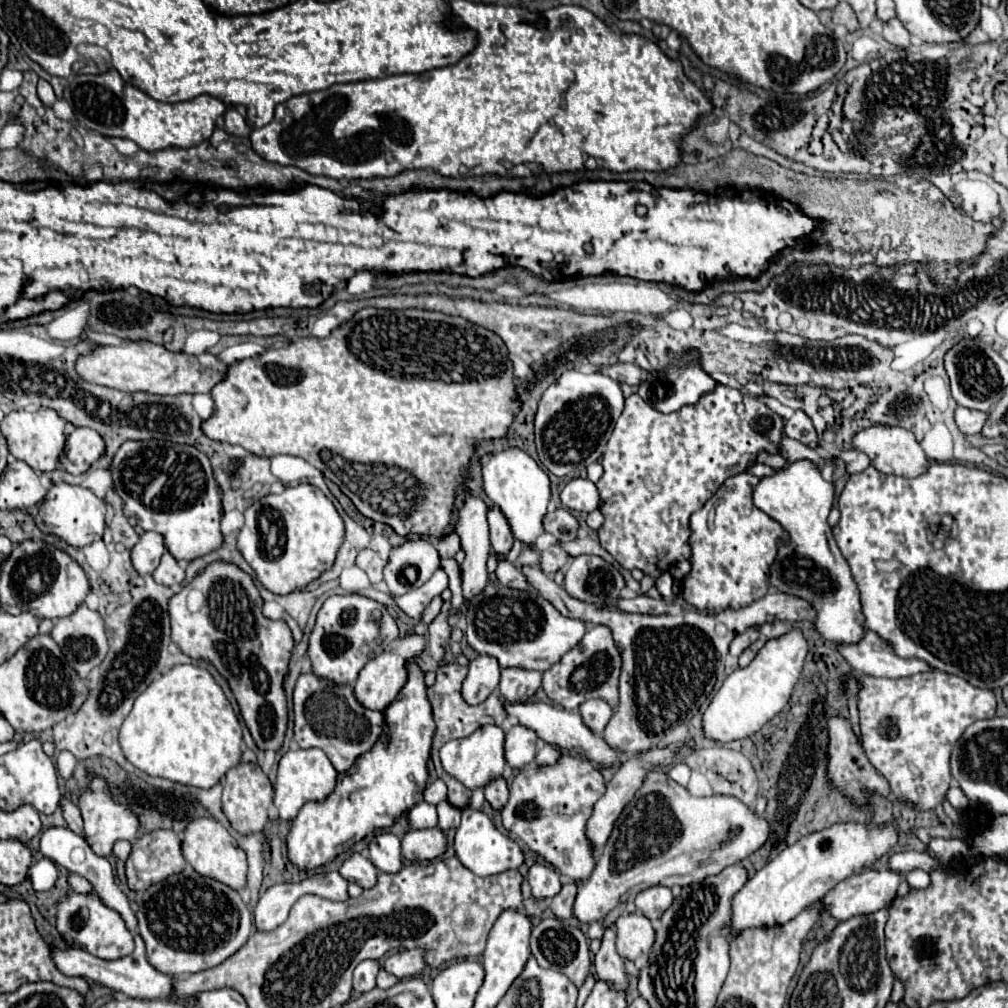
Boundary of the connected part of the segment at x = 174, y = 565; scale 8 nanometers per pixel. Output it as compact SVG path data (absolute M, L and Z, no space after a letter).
M166 551L164 555L162 555L162 559L160 559L160 565L154 569L154 573L152 573L152 577L154 577L154 581L158 581L158 583L162 583L162 585L180 585L182 581L184 581L184 569L182 569L182 565Z

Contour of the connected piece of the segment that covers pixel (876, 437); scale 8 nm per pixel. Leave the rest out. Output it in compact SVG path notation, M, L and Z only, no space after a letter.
M884 423L866 427L852 437L852 445L858 451L866 453L870 457L870 463L882 473L892 473L892 475L902 475L902 477L918 477L930 465L924 451L920 449L916 437L908 429L902 429L902 427L892 427L892 425L884 425Z

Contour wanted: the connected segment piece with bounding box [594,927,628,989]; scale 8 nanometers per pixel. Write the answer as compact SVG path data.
M604 927L600 951L594 955L594 971L596 971L598 979L610 981L616 989L626 989L628 977L626 977L626 969L624 969L624 959L618 955L614 939L616 939L614 929Z

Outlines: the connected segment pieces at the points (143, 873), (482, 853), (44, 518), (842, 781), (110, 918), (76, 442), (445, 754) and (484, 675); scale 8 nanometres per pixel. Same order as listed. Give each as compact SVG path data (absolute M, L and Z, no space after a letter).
M152 831L142 835L136 845L132 847L132 853L126 861L126 877L128 877L128 885L130 887L140 887L140 889L148 889L150 885L174 875L174 873L182 873L182 869L186 867L186 859L182 855L182 841L174 831Z
M466 807L462 811L462 823L458 825L456 835L454 835L454 851L456 851L456 857L460 859L460 863L480 877L496 875L496 873L502 873L508 869L518 869L524 863L524 853L522 853L520 845L516 841L512 841L510 837L502 835L492 825L492 821L486 813L472 809L472 807Z
M56 483L48 489L46 497L38 505L36 525L44 533L54 533L66 543L74 547L84 547L96 539L102 539L104 527L106 527L106 503L98 499L90 489L84 489L80 485L70 485L70 483Z
M832 717L828 719L828 733L830 733L830 745L828 745L828 779L844 793L850 795L856 803L866 803L866 795L872 791L878 791L880 795L890 795L888 781L872 767L868 757L864 755L862 747L858 745L856 735L852 733L850 721L844 717Z
M70 893L64 901L58 905L58 915L56 915L56 929L64 937L64 941L72 947L86 949L94 957L100 959L120 959L126 957L134 951L134 939L132 933L126 929L122 917L102 905L102 901L94 893Z
M76 427L66 437L66 449L60 457L60 465L72 475L80 475L88 471L88 467L94 461L98 461L102 453L104 453L102 437L90 427Z
M484 725L482 729L474 731L466 739L448 741L440 749L440 761L444 771L448 771L452 777L456 777L460 783L464 783L468 789L486 787L490 779L496 779L504 771L504 731L498 725Z
M478 655L470 661L468 677L462 683L462 697L470 705L482 703L500 681L500 665L490 655Z

